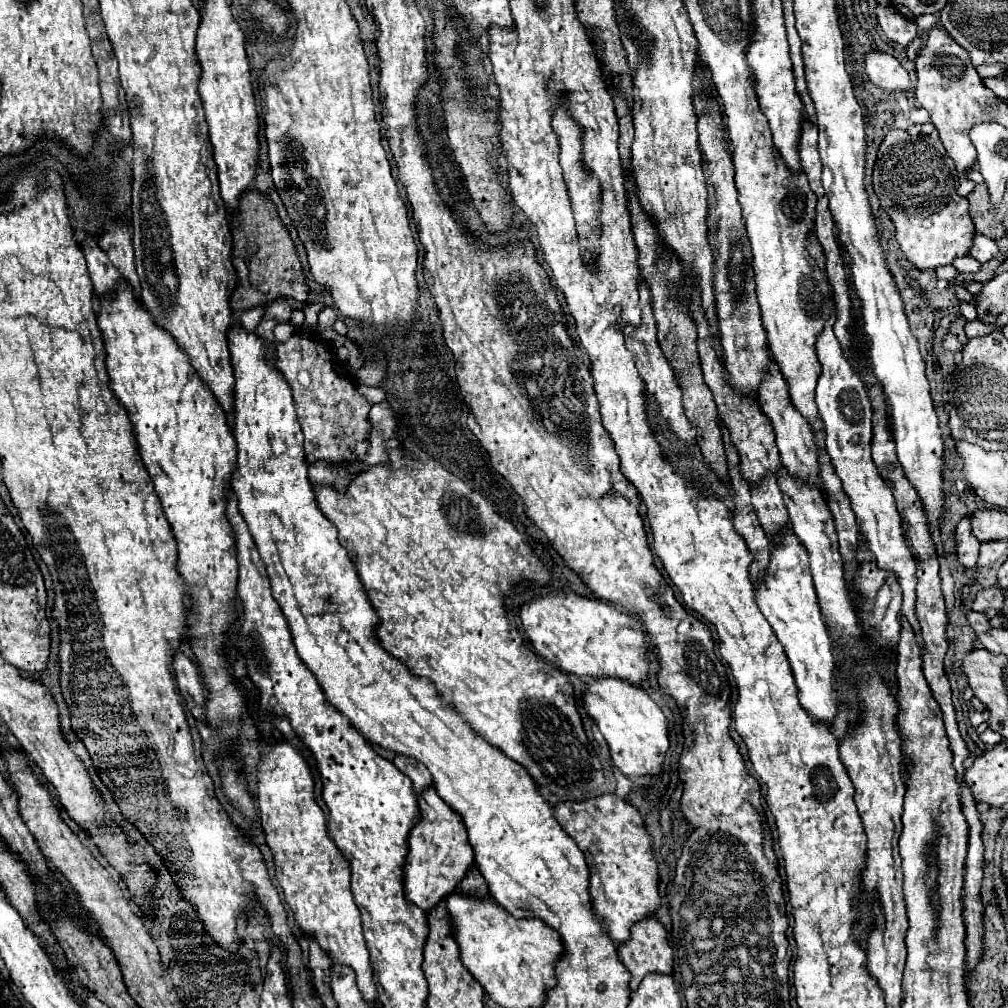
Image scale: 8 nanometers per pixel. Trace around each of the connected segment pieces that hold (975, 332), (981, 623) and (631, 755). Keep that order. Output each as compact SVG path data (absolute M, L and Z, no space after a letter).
M974 320L974 322L966 322L966 326L964 326L964 332L966 332L966 336L968 338L978 338L978 336L986 336L986 334L990 334L990 332L994 332L994 330L998 330L996 326L986 326L986 324L982 324L980 320Z
M968 610L966 612L966 618L970 622L970 626L974 628L976 634L982 634L986 630L990 630L990 624L988 624L988 618L982 614L982 612L974 612L974 610Z
M598 678L586 684L582 706L598 724L610 748L610 758L624 776L662 776L664 756L670 748L668 718L642 688L636 688L618 678Z

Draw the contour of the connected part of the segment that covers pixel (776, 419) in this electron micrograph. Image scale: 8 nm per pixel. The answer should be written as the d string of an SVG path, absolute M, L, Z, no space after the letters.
M770 358L770 378L766 378L766 382L762 382L762 390L758 390L758 398L760 398L760 406L762 406L764 414L772 420L772 426L776 432L776 446L780 450L780 458L782 458L784 466L798 480L820 484L814 432L810 430L810 424L806 422L806 418L802 418L802 414L798 414L798 410L794 410L794 406L790 406L788 386L786 386L778 366L774 366L774 358Z

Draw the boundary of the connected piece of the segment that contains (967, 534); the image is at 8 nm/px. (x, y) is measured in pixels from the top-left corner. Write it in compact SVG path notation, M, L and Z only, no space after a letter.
M962 518L956 532L954 532L954 542L956 542L956 556L958 556L958 562L966 568L972 568L976 566L976 560L978 560L978 548L980 548L980 542L978 538L972 534L970 530L970 518Z

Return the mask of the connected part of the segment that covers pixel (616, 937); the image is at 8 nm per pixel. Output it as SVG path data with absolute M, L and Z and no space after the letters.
M606 794L584 802L560 802L554 816L578 848L582 848L590 870L590 900L596 918L600 918L600 924L616 944L630 940L630 928L662 906L652 836L646 832L640 812L616 794Z

